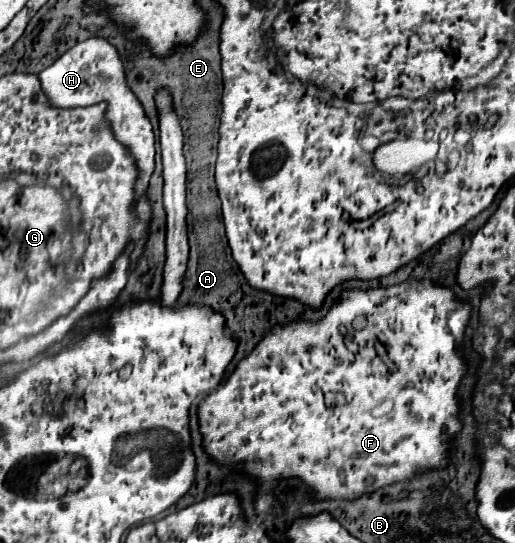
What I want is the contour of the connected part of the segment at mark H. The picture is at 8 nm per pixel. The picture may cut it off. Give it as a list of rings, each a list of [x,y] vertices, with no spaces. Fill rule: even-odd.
[[[90,38],[78,42],[66,54],[62,54],[52,66],[38,74],[42,94],[48,98],[48,104],[54,108],[82,108],[98,102],[106,102],[104,118],[112,126],[114,138],[124,144],[124,148],[134,158],[138,176],[136,176],[136,200],[144,196],[148,188],[148,180],[154,172],[154,132],[150,120],[144,114],[138,98],[128,90],[124,80],[122,60],[112,44],[104,38]]]

